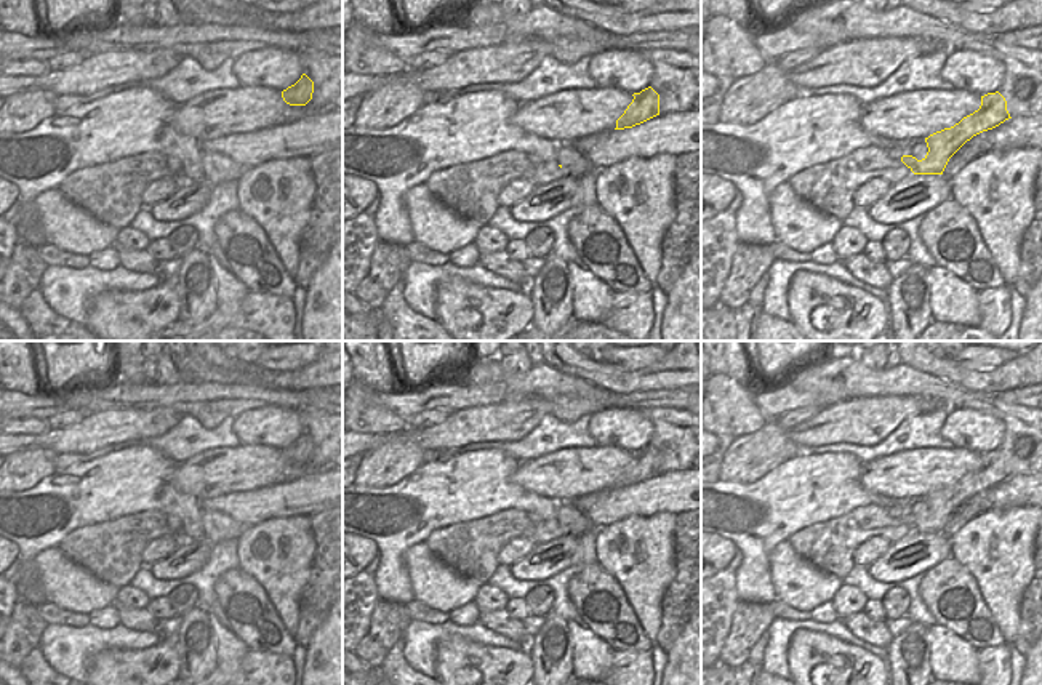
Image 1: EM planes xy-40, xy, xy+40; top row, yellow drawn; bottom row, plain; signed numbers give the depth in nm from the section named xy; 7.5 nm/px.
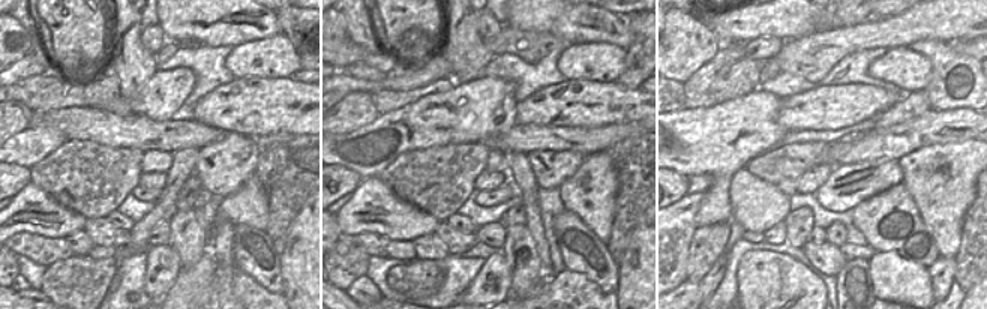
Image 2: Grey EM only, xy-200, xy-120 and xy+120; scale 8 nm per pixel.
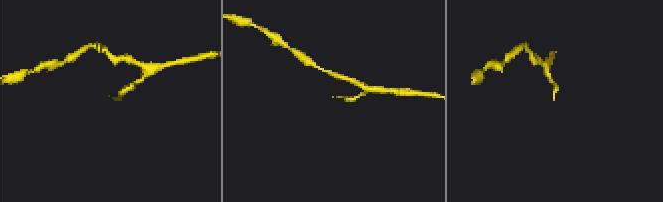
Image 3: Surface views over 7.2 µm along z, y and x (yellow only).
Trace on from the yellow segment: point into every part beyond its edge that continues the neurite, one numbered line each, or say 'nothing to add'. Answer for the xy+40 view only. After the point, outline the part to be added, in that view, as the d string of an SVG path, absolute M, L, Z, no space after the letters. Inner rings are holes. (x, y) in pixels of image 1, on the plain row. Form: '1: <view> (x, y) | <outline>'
1: xy+40 (829, 546) | M864 506L837 519L805 527L788 541L802 559L844 581L855 565L853 552L861 543L885 538L895 544L912 533L911 527L892 517L887 507Z

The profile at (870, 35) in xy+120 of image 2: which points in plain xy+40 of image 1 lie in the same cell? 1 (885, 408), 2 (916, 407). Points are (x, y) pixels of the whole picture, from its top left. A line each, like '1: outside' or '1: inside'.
1: inside
2: inside

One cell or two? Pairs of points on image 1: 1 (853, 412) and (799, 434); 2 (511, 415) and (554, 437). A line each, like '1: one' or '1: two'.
1: one
2: two

